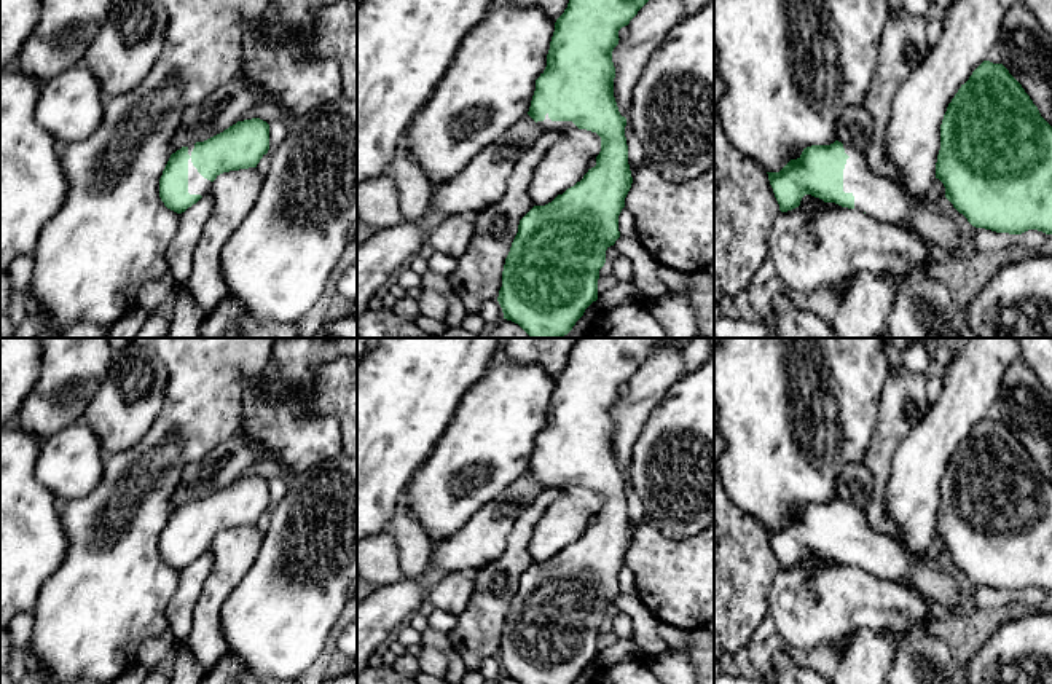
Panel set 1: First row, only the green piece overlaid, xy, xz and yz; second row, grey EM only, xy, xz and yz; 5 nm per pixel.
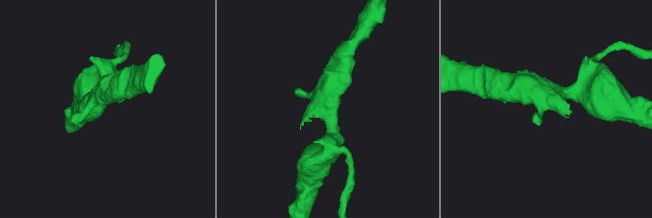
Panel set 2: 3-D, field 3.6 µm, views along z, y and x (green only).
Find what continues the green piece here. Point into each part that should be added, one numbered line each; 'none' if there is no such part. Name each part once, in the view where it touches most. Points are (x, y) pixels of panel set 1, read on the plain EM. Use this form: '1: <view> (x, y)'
1: xy (196, 541)

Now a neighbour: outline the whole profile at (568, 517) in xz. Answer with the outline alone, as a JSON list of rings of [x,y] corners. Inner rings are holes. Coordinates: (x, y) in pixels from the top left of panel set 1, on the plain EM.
[[[579,485],[563,488],[532,531],[529,553],[534,561],[545,563],[580,539],[599,509],[601,494],[596,489]]]

